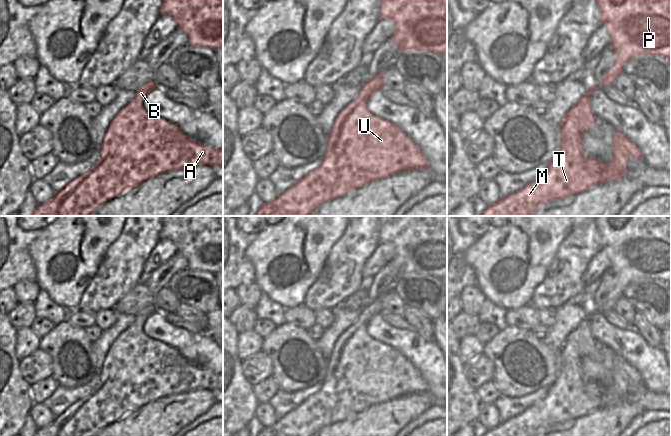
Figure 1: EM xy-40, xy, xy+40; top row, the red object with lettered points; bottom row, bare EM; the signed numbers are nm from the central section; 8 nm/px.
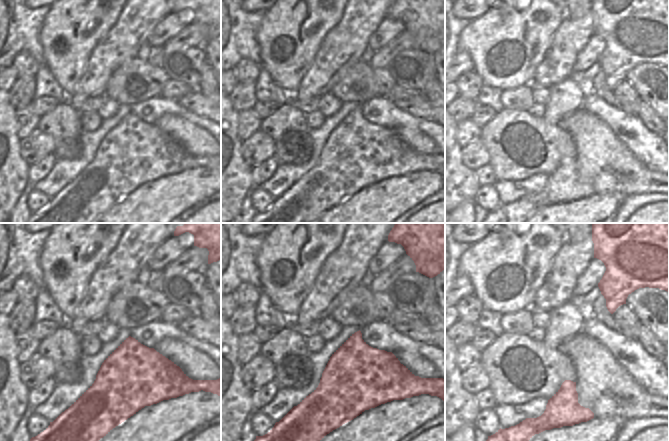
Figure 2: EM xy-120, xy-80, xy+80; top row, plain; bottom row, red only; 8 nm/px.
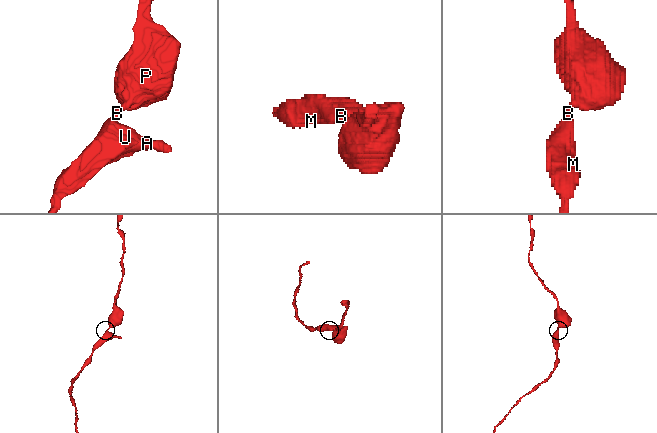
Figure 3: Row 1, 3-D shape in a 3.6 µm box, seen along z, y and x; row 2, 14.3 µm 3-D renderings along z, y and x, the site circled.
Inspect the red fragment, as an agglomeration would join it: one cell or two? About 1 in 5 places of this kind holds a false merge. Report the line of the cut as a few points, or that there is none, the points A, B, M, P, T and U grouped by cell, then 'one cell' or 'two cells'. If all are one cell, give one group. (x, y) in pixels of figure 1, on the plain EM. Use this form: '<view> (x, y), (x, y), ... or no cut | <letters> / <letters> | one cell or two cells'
no cut | A B M P T U | one cell

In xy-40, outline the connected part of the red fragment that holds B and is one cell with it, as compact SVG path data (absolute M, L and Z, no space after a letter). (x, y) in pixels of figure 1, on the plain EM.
M153 305L147 307L118 335L106 354L96 388L87 397L70 405L61 415L54 417L47 427L38 429L34 436L93 436L151 401L195 389L223 391L223 373L213 373L191 363L177 349L144 334L144 322L155 311Z

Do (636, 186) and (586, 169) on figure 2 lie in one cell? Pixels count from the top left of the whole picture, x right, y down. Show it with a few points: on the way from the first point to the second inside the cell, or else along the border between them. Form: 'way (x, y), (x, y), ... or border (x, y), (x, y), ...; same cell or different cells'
way (624, 185), (616, 185), (598, 169); same cell

